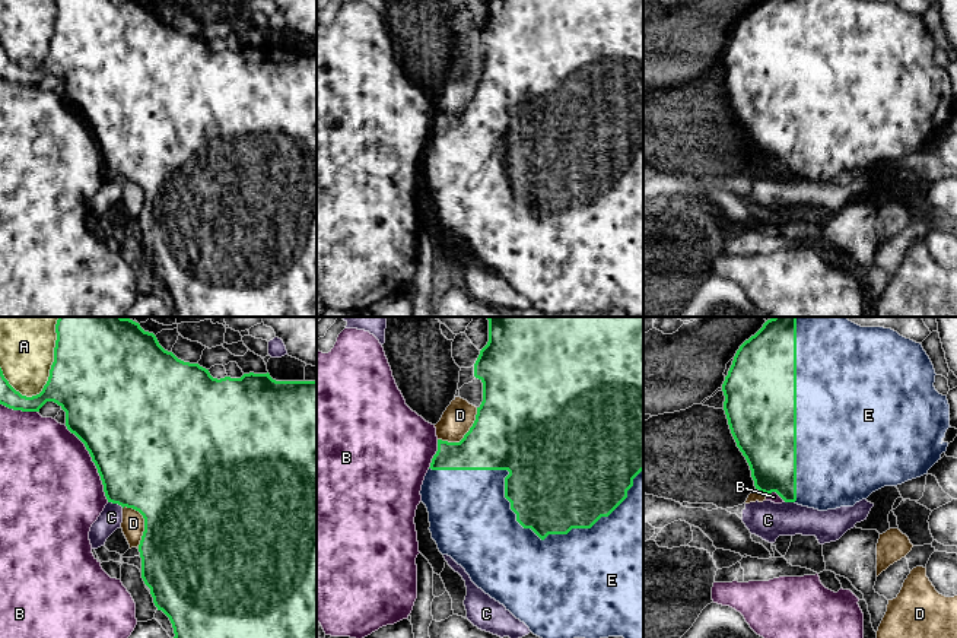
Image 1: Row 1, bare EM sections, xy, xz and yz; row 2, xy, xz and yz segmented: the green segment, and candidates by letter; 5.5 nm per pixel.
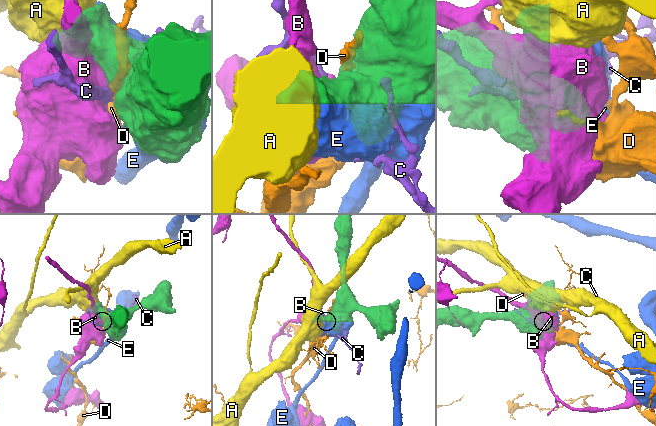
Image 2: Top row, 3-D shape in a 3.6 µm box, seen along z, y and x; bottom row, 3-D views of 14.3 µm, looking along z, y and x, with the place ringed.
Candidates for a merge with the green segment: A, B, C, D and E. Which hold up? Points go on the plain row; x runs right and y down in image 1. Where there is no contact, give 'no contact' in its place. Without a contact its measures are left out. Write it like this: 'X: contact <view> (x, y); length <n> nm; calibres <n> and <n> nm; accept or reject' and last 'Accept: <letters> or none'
A: contact xy (51, 41); length 420 nm; calibres 500 and 300 nm; reject
B: contact xy (94, 135); length 480 nm; calibres 500 and 500 nm; reject
C: contact xy (115, 175); length 90 nm; calibres 480 and 120 nm; reject
D: contact xz (464, 108); length 280 nm; calibres 420 and 170 nm; reject
E: contact xz (521, 197); length 1200 nm; calibres 480 and 440 nm; reject
Accept: none

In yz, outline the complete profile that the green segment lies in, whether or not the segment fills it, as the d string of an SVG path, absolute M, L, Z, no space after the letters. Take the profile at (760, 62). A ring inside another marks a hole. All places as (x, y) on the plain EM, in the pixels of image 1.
M762 0L737 23L722 57L724 83L756 162L797 174L797 0Z

